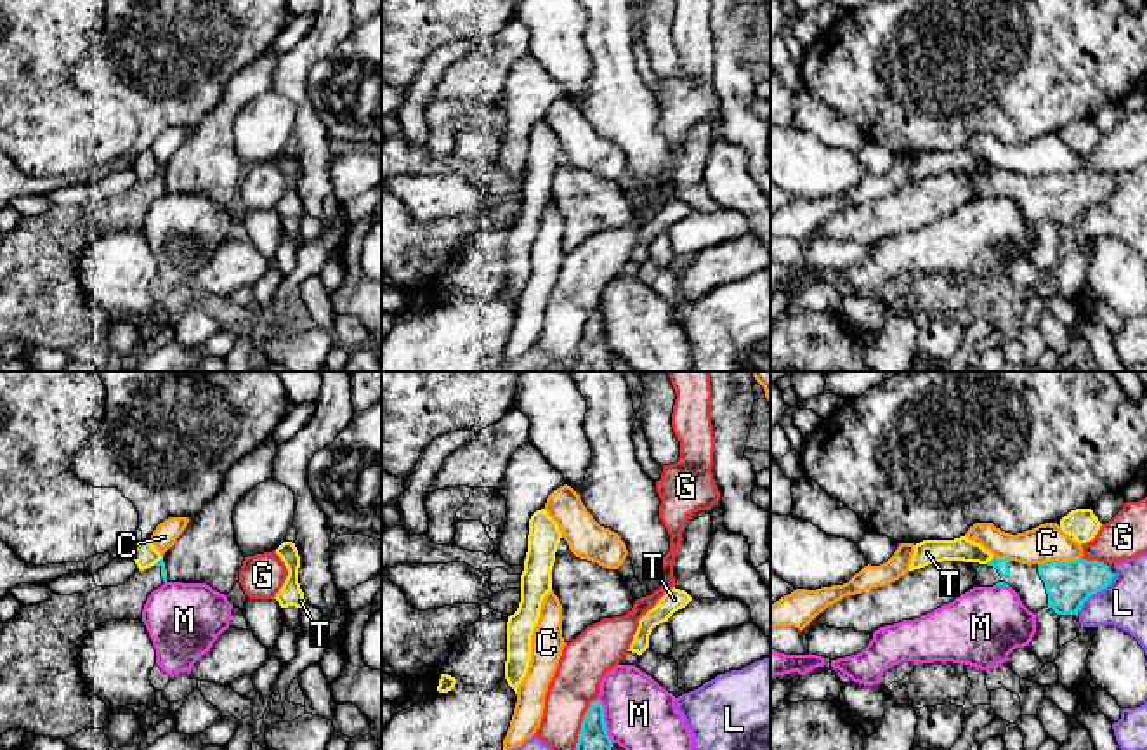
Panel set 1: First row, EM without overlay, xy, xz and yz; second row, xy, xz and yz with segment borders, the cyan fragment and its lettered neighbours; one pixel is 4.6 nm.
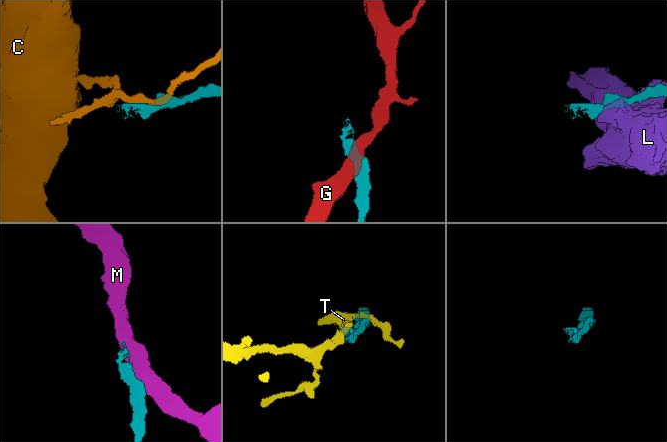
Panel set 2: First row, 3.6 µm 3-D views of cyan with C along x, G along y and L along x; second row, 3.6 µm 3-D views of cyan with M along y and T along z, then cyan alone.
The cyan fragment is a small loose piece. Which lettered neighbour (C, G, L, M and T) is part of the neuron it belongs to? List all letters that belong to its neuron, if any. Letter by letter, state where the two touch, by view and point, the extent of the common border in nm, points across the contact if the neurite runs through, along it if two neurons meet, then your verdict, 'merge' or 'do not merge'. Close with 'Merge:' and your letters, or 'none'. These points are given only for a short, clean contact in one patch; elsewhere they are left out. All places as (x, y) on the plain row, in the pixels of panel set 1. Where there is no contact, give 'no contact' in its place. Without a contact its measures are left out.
C: contact yz (1057, 172); length 200 nm; border yz (1080, 169), (1038, 176); do not merge
G: contact xz (582, 339); length 320 nm; do not merge
L: contact yz (1097, 202); length 260 nm; do not merge
M: contact xz (602, 332); length 220 nm; do not merge
T: contact yz (991, 171); length 50 nm; border yz (993, 169), (986, 174); do not merge
Merge: none

